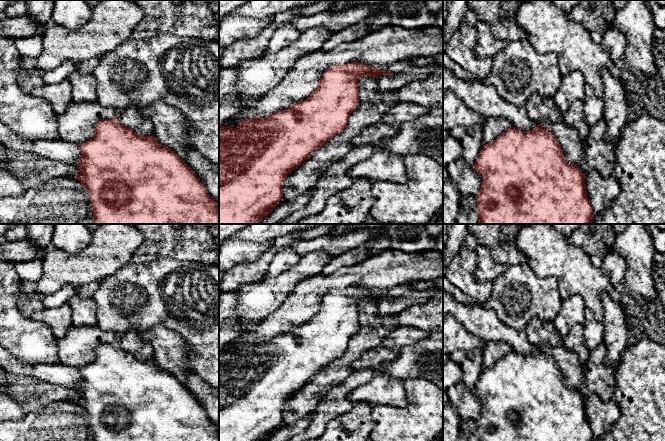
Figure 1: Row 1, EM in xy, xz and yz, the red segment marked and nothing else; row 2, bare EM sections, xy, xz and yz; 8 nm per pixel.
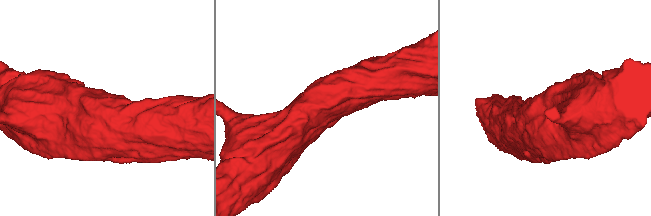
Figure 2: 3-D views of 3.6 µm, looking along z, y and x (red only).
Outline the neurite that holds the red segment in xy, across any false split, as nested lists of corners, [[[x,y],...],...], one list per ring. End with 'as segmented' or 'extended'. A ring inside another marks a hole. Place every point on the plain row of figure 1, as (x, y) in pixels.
[[[112,341],[109,344],[101,344],[96,347],[94,360],[86,367],[78,369],[81,375],[81,383],[77,388],[80,398],[74,400],[74,402],[79,404],[90,418],[93,441],[219,441],[219,429],[207,417],[204,407],[199,404],[192,392],[171,372],[161,369],[153,359],[138,359],[131,352],[127,352],[121,348],[116,341]]] | as segmented

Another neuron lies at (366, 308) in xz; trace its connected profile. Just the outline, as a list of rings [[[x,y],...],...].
[[[364,300],[358,305],[359,330],[353,335],[344,355],[330,363],[284,404],[281,427],[289,426],[311,414],[319,401],[333,387],[342,383],[353,371],[351,364],[367,350],[380,346],[381,341],[399,327],[396,315],[377,315],[377,303]]]

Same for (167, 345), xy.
[[[158,325],[148,331],[135,331],[153,348],[153,360],[171,372],[183,385],[193,373],[189,369],[190,348],[177,332]]]

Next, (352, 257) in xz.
[[[362,243],[355,249],[333,257],[332,260],[323,268],[320,275],[328,276],[336,272],[341,267],[351,267],[367,259],[368,245]]]

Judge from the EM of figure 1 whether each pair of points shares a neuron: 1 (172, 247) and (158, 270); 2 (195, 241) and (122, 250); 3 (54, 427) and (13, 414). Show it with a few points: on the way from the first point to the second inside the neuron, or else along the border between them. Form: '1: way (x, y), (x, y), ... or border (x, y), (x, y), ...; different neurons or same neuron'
1: border (188, 260), (156, 258), (142, 264); different neurons
2: border (143, 234), (143, 242), (134, 253), (131, 261); different neurons
3: border (26, 414), (20, 419), (10, 421); different neurons

